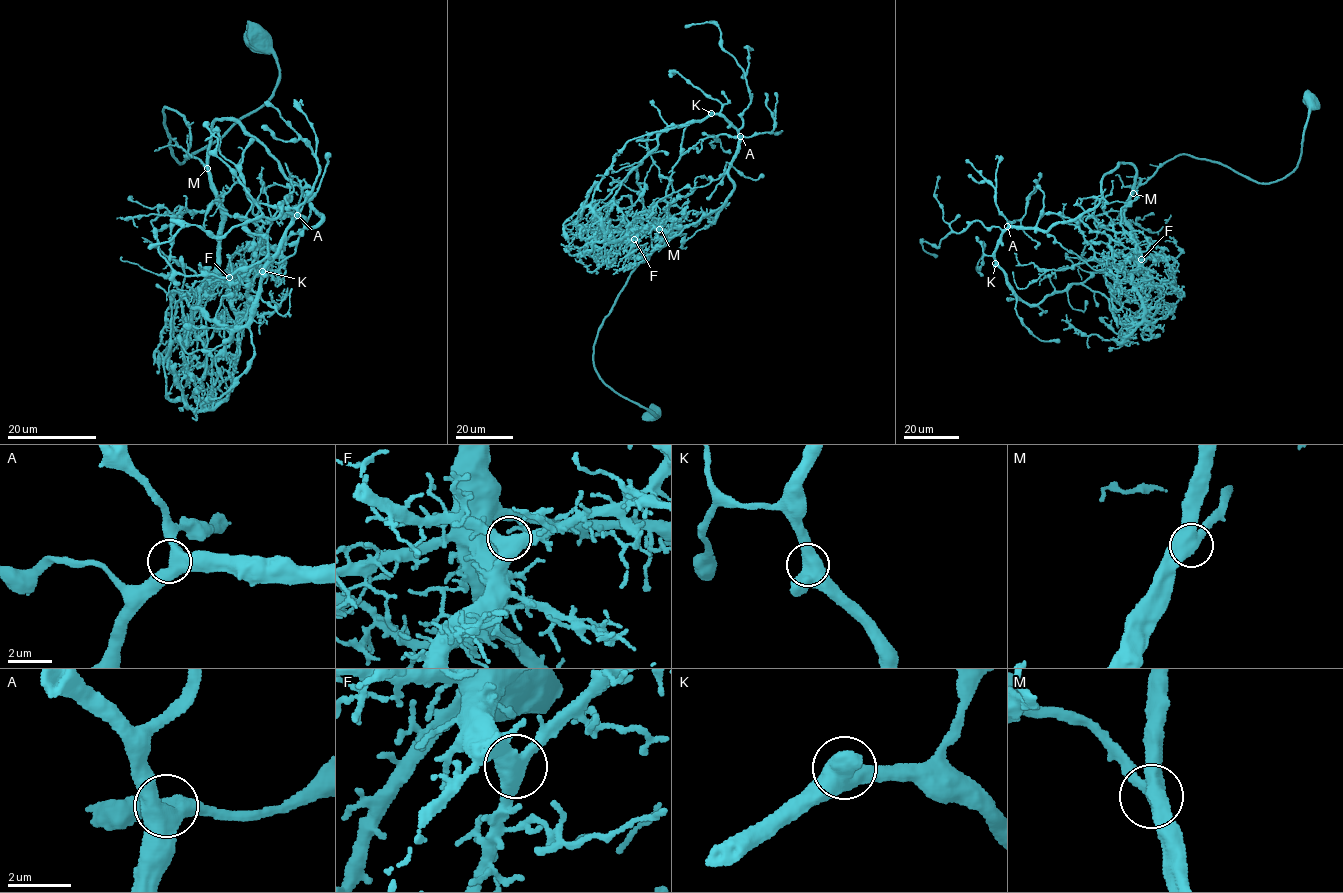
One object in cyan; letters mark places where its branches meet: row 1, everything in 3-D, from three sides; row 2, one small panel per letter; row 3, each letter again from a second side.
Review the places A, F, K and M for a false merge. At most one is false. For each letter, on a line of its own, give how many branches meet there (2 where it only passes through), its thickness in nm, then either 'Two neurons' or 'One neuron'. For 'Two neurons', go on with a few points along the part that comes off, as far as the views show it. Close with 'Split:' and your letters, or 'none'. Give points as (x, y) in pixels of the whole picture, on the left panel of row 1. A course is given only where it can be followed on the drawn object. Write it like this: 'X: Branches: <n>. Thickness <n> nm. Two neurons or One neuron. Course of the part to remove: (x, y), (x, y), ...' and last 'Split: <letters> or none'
A: Branches: 3. Thickness 480 nm. One neuron
F: Branches: 3. Thickness 480 nm. One neuron
K: Branches: 3. Thickness 480 nm. One neuron
M: Branches: 3. Thickness 480 nm. One neuron
Split: none

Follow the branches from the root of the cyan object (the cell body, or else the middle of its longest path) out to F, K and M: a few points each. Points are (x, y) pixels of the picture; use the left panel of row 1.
F: (260, 37), (277, 86), (228, 131), (177, 161), (161, 111), (183, 115), (187, 152), (208, 173), (229, 277)
K: (260, 37), (277, 86), (228, 131), (177, 161), (161, 111), (206, 166), (235, 119), (320, 213), (262, 271)
M: (260, 37), (273, 51), (277, 86), (228, 131), (177, 161), (161, 111), (183, 115), (187, 152), (206, 168)

